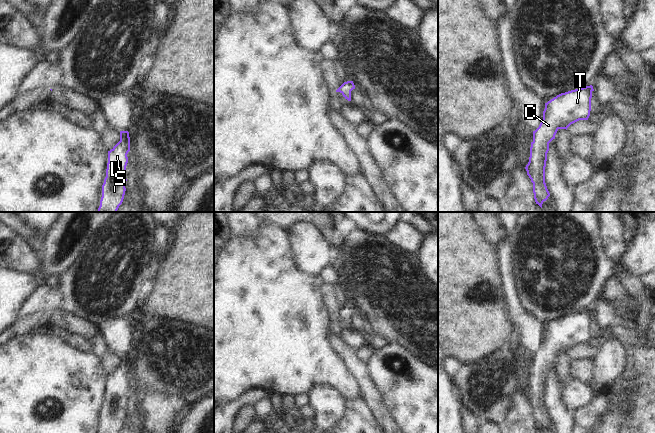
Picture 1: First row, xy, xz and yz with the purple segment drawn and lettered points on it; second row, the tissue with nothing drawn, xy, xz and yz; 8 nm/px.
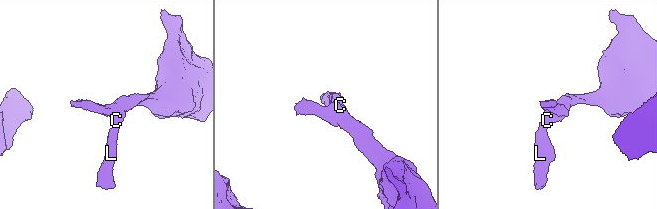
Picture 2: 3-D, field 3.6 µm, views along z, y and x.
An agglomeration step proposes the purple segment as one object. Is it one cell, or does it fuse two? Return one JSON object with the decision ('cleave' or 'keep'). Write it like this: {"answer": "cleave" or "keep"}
{"answer": "keep"}

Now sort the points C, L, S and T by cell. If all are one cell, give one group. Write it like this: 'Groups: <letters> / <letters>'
Groups: C L S T.

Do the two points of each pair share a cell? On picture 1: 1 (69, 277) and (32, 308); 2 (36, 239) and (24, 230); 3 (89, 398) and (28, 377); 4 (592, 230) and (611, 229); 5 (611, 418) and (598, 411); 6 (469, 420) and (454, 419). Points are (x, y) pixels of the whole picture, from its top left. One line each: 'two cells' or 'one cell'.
1: one cell
2: one cell
3: one cell
4: two cells
5: two cells
6: two cells

